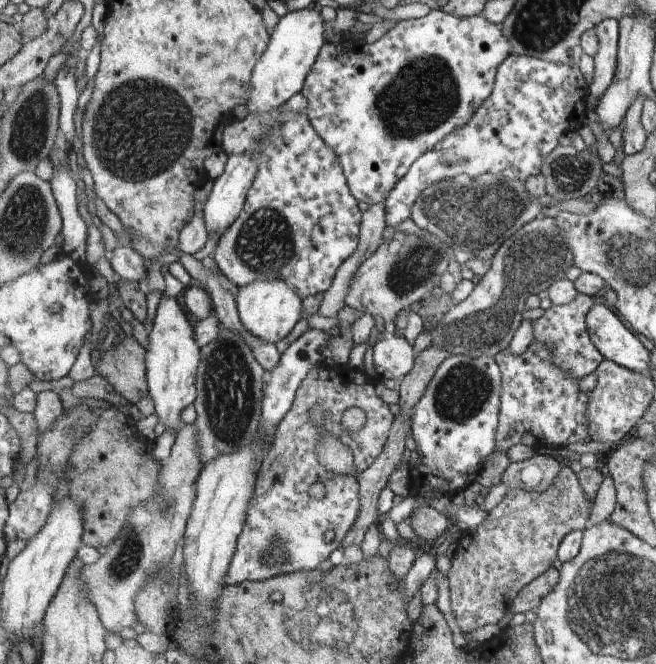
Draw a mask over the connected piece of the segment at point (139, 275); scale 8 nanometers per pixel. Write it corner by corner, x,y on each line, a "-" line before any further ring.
130,245
116,248
109,255
109,262
116,276
127,278
132,283
137,284
147,276
145,258

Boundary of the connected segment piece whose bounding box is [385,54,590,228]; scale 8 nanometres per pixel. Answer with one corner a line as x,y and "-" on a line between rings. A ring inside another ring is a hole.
510,55
497,70
495,87
483,106
477,109
471,121
461,129
454,130
441,140
433,150
425,153
409,172
395,185
387,197
387,224
396,227
412,218
412,210
421,194
437,184
445,182
445,178
461,178
461,174
469,174
469,178
479,178
483,174
505,176
507,180
521,180
535,174
541,174
541,168
558,146
559,138
579,130
587,122
587,100
590,85
583,76
579,64
556,64
533,56

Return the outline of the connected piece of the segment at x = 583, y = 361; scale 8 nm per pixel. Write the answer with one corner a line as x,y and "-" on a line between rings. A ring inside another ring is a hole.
580,293
573,302
565,305
552,305
539,319
533,320
535,342
543,342
551,352
551,362
578,381
588,374
595,374
597,368
605,360
589,334
589,312
593,310
597,301
596,298

